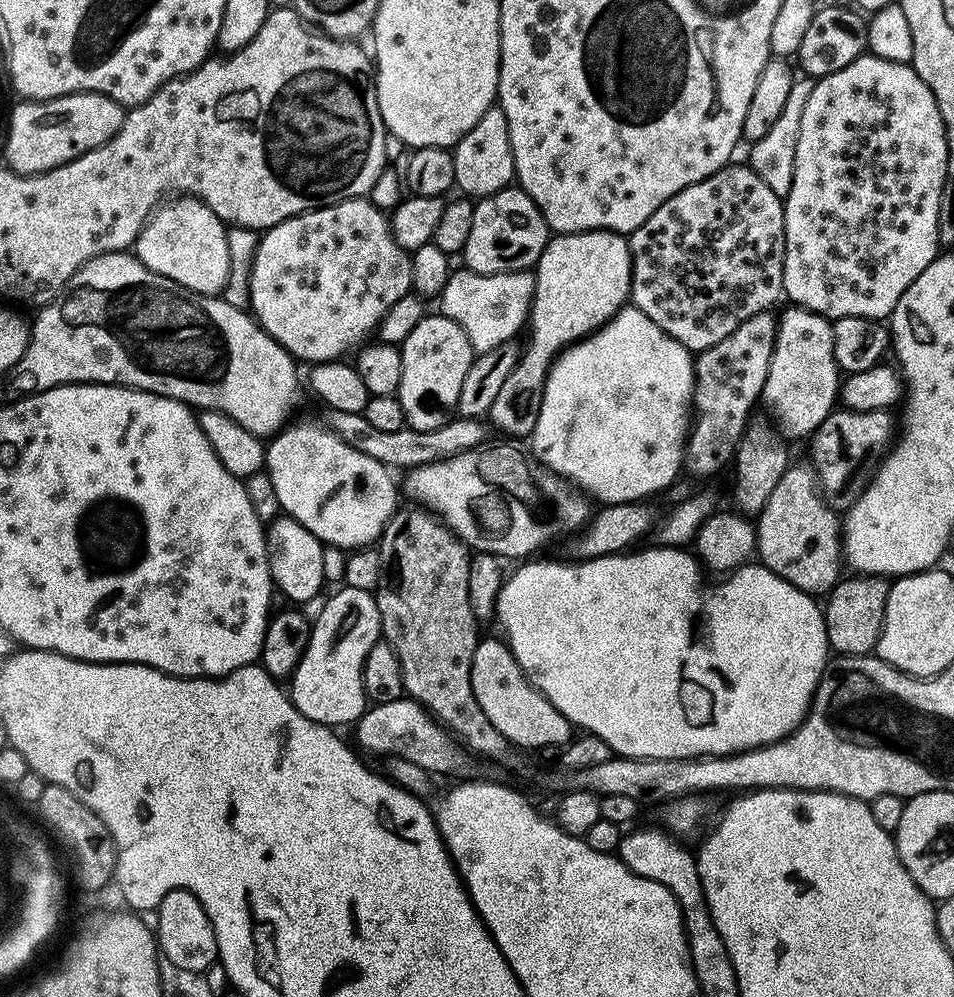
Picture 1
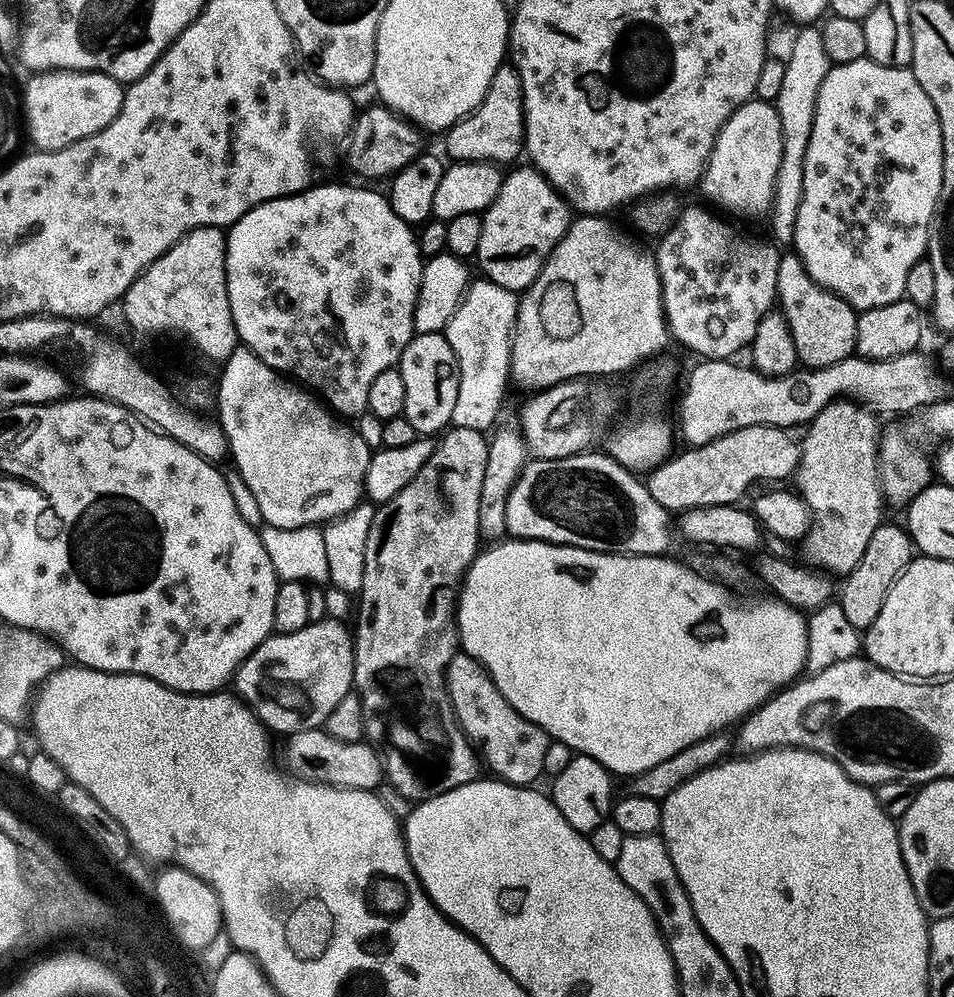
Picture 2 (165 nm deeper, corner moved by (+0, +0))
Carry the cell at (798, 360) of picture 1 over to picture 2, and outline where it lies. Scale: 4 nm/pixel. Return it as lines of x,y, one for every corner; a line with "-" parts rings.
795,254
781,255
776,298
779,311
783,313
793,336
798,361
805,369
825,368
855,353
857,309
851,308
841,296
810,278
806,266

